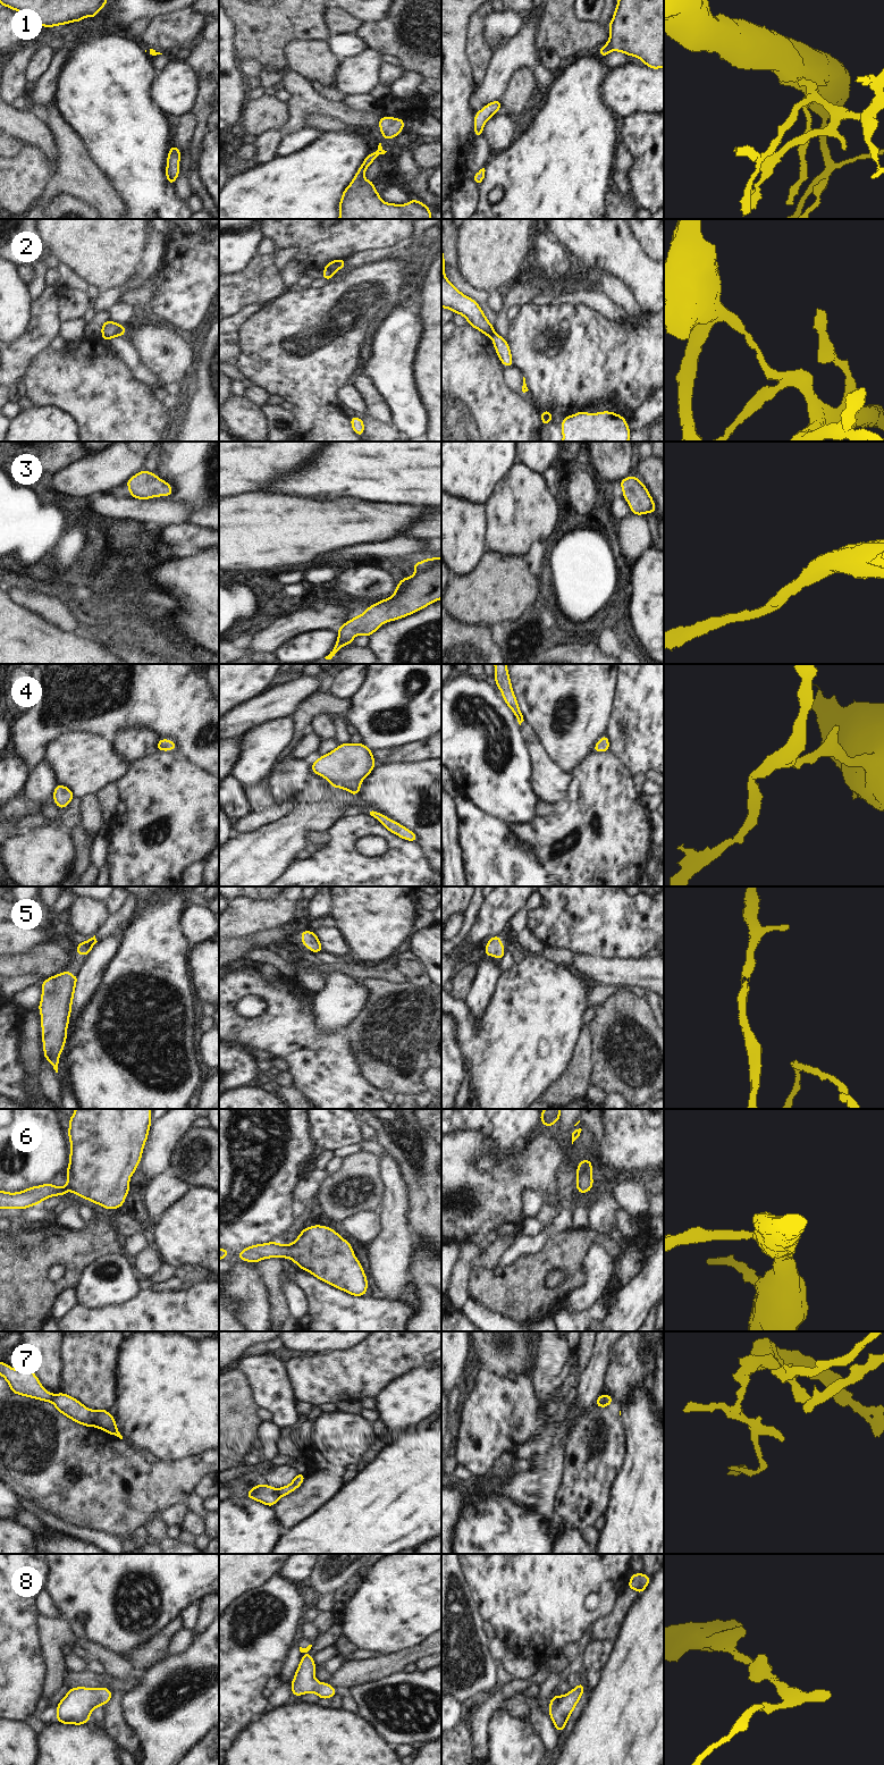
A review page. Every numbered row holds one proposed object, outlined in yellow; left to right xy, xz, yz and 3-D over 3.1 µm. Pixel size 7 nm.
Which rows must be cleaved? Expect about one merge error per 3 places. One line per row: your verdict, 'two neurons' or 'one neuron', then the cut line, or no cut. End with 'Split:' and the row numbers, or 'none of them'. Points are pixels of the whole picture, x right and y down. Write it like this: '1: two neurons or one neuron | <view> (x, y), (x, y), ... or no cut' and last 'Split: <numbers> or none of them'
1: one neuron | no cut
2: two neurons | xz (323, 269), (334, 274)
3: one neuron | no cut
4: one neuron | no cut
5: one neuron | no cut
6: one neuron | no cut
7: two neurons | xz (275, 1489), (279, 1496)
8: one neuron | no cut
Split: 2, 7

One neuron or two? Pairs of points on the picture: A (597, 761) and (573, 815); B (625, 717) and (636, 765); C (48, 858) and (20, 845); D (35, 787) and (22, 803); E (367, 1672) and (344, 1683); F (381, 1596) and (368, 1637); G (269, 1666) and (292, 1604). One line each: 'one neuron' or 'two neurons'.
A: one neuron
B: one neuron
C: one neuron
D: two neurons
E: one neuron
F: one neuron
G: one neuron

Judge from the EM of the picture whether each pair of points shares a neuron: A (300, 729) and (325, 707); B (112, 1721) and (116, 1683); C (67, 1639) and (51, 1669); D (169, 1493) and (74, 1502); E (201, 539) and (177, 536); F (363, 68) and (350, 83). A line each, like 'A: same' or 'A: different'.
A: same
B: different
C: same
D: same
E: same
F: same

